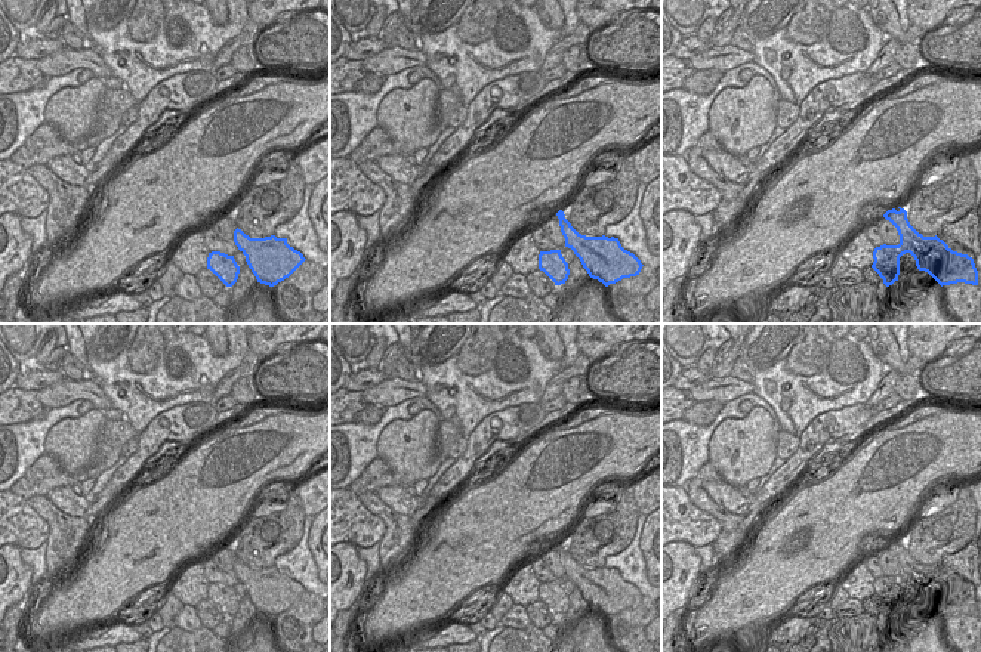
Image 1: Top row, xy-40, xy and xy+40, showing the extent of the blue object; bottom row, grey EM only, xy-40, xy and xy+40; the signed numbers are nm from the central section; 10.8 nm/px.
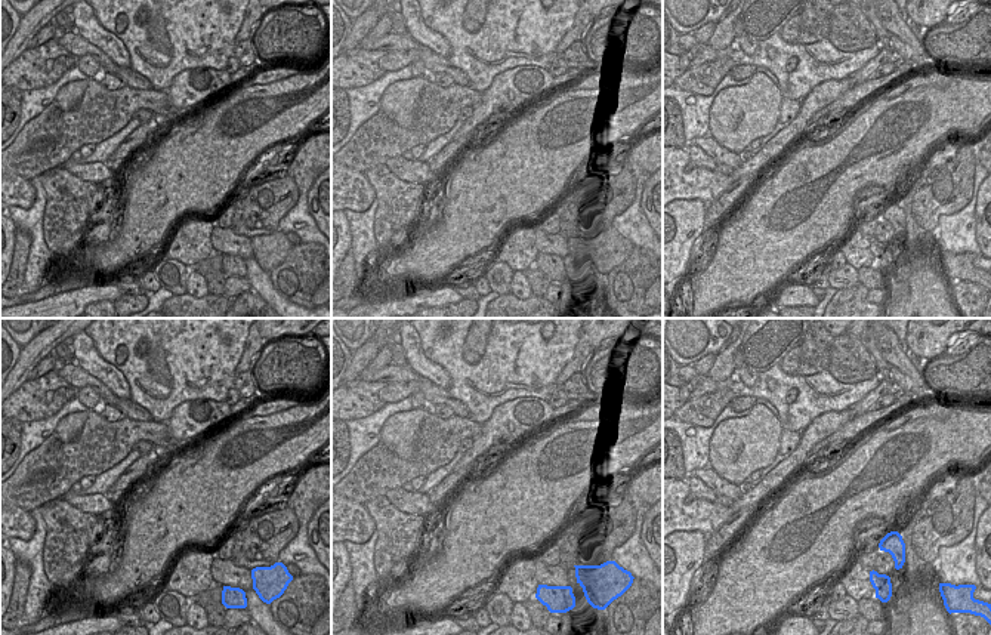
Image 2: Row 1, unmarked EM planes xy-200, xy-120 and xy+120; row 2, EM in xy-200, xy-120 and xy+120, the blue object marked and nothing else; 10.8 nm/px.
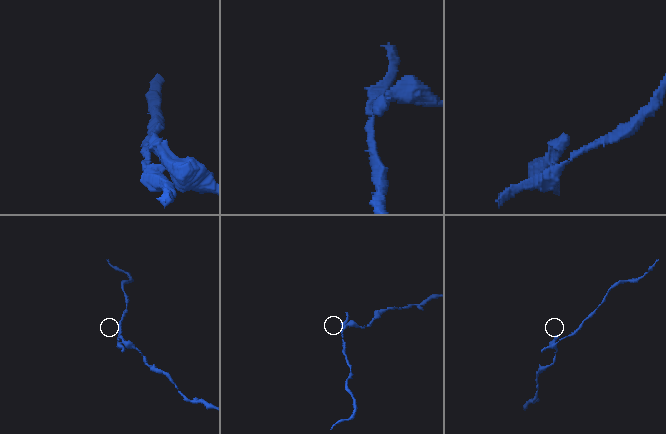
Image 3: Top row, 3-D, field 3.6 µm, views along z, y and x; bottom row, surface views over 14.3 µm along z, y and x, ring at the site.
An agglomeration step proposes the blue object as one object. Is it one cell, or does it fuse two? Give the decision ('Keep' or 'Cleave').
Cleave

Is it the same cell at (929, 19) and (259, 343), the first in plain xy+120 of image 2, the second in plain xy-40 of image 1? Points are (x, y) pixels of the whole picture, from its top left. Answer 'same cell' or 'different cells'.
same cell

